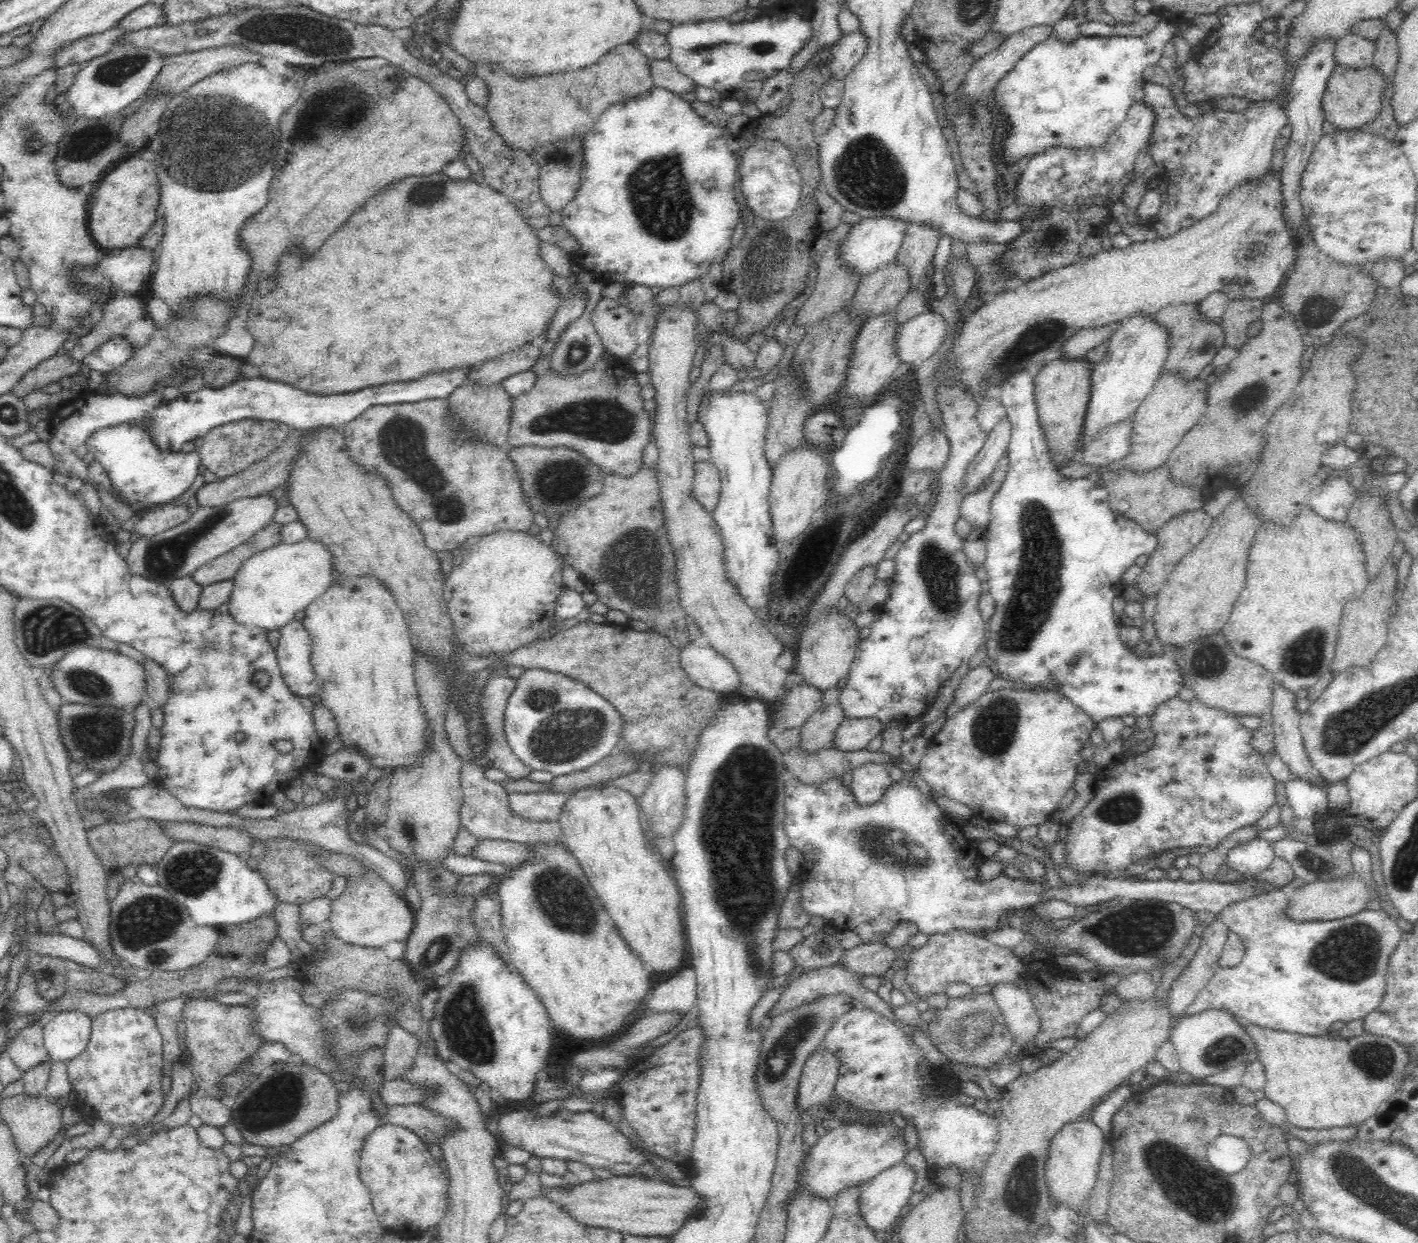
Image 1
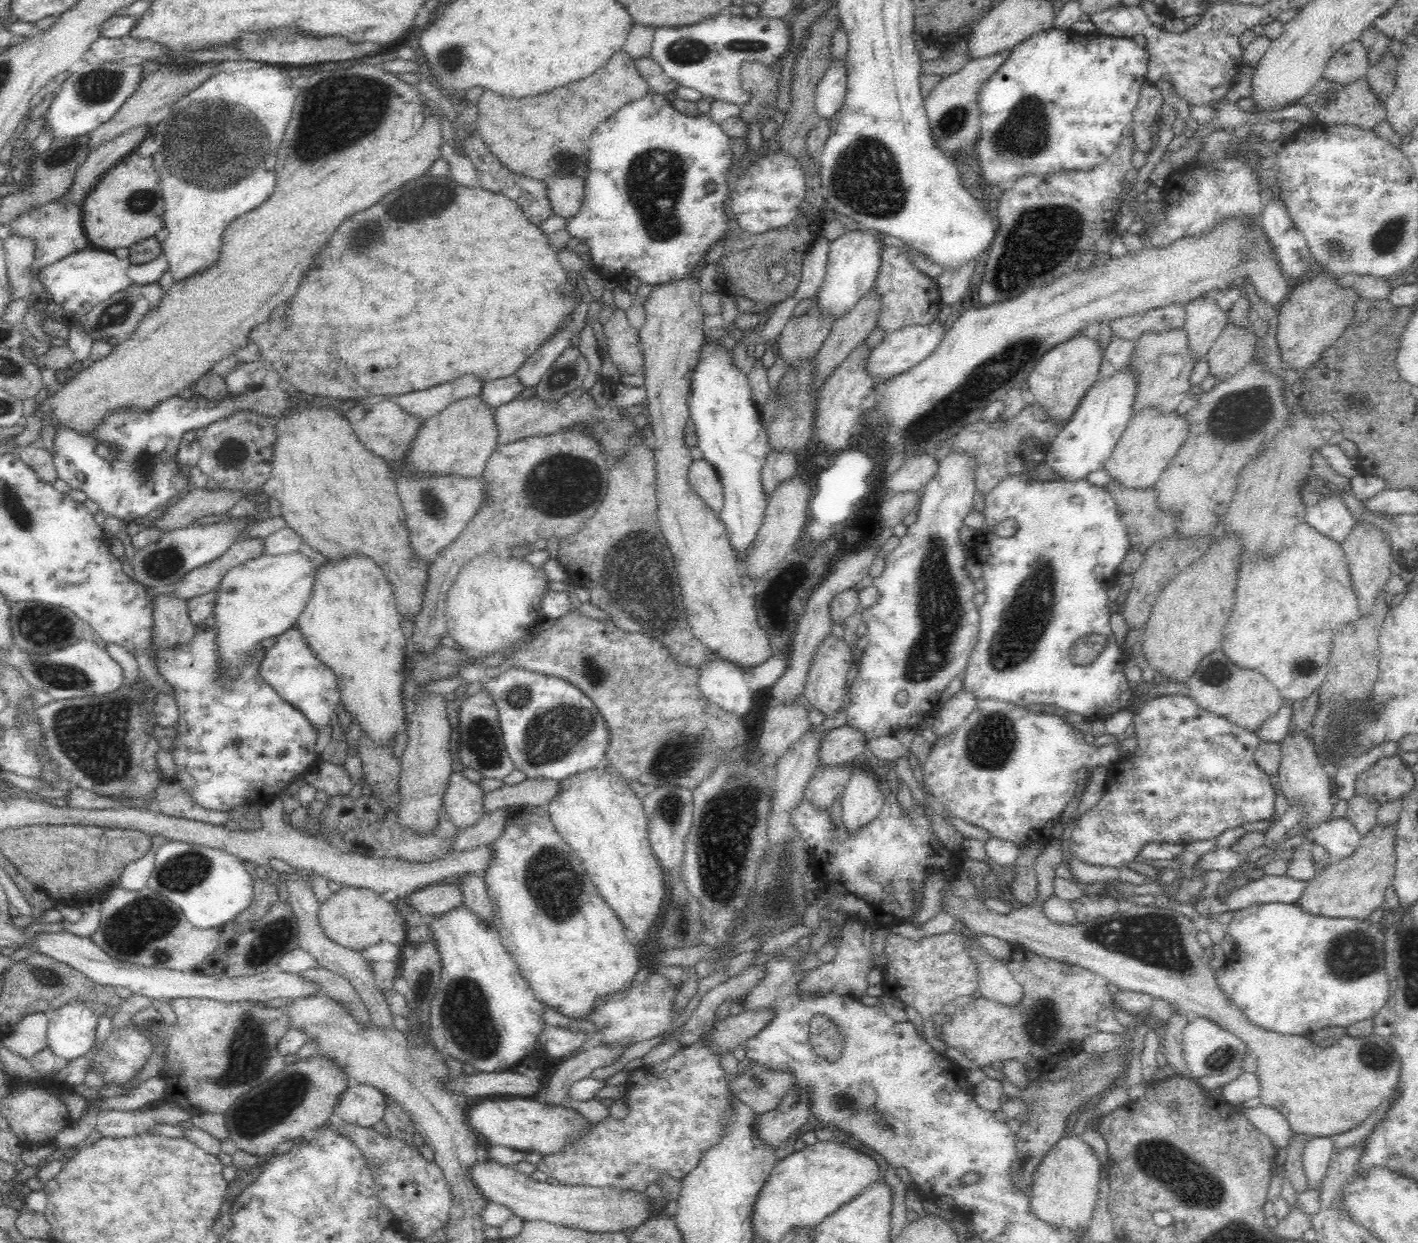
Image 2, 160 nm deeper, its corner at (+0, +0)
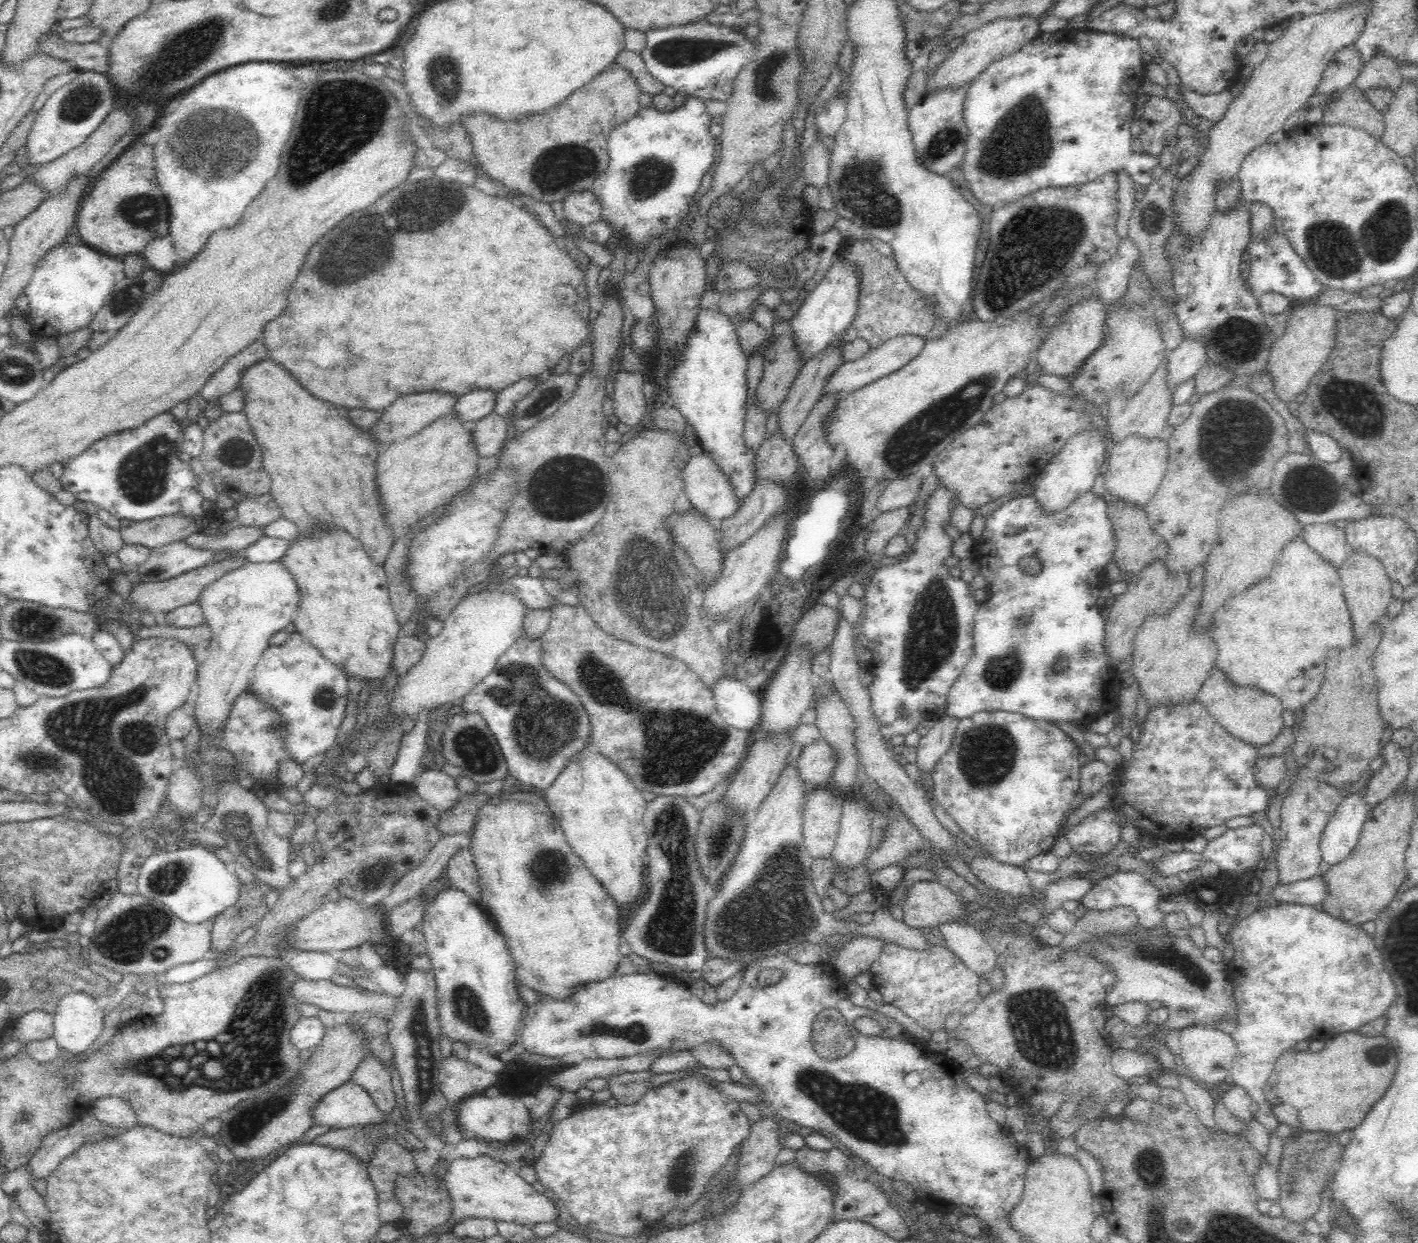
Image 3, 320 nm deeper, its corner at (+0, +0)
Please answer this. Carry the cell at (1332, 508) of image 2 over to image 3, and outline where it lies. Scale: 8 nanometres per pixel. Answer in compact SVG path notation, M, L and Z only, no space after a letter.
M1316 522L1302 528L1308 546L1336 568L1340 568L1350 554L1346 543L1346 532L1338 529L1332 522Z

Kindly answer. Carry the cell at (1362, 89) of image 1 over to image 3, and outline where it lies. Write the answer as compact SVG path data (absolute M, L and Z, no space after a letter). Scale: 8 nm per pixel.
M1350 85L1334 92L1333 96L1333 100L1322 104L1322 123L1364 129L1368 134L1381 138L1385 131L1383 113L1375 109L1364 91Z

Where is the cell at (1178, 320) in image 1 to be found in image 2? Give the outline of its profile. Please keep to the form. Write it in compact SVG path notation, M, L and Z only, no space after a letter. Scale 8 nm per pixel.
M1184 328L1163 331L1162 333L1148 332L1135 342L1135 347L1129 359L1129 368L1137 374L1136 400L1134 413L1151 407L1158 407L1161 412L1176 411L1180 403L1189 394L1189 378L1193 366L1202 358L1192 358L1188 348L1188 333Z

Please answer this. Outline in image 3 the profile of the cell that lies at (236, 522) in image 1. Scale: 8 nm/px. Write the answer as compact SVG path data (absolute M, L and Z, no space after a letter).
M184 540L150 548L150 556L137 567L142 583L165 581L189 570L210 564L214 550L200 550Z

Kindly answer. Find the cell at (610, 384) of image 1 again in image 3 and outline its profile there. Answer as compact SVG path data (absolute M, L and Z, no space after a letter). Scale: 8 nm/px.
M495 412L484 415L473 423L473 441L479 458L488 458L500 451L505 444L508 428L506 416Z

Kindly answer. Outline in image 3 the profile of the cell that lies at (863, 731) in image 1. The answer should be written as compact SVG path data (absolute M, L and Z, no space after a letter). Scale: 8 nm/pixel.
M824 739L805 746L797 759L800 777L804 779L808 790L818 787L826 787L836 768L834 749Z

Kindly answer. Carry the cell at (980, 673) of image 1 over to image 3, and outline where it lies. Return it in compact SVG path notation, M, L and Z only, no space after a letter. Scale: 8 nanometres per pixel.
M941 713L928 734L922 736L916 746L918 757L915 763L921 775L932 775L937 762L948 753L959 722L960 718Z

